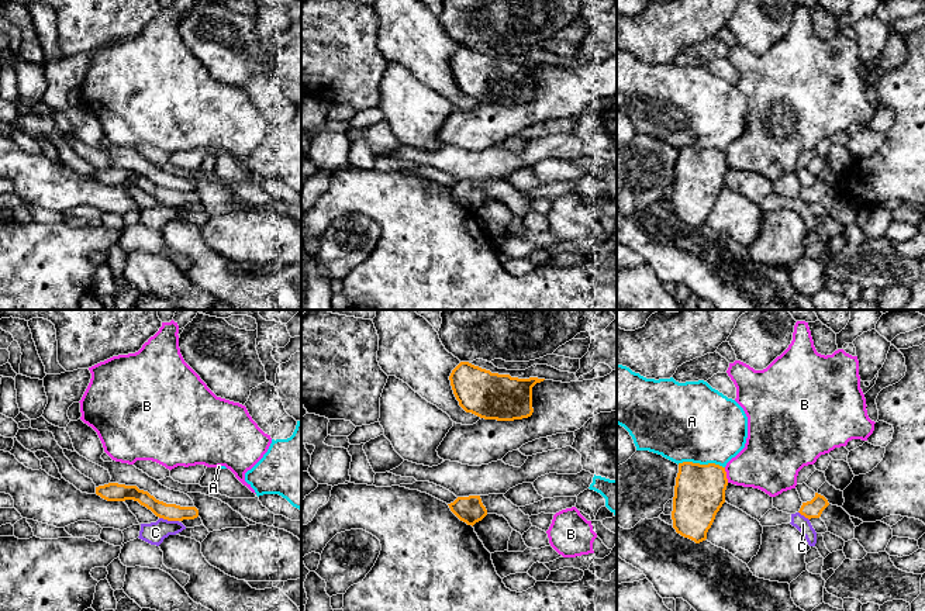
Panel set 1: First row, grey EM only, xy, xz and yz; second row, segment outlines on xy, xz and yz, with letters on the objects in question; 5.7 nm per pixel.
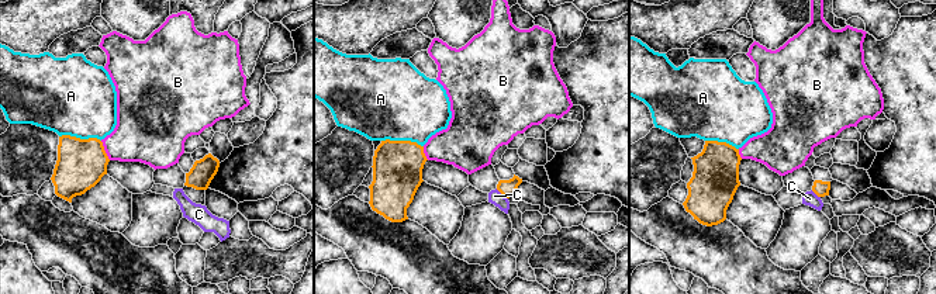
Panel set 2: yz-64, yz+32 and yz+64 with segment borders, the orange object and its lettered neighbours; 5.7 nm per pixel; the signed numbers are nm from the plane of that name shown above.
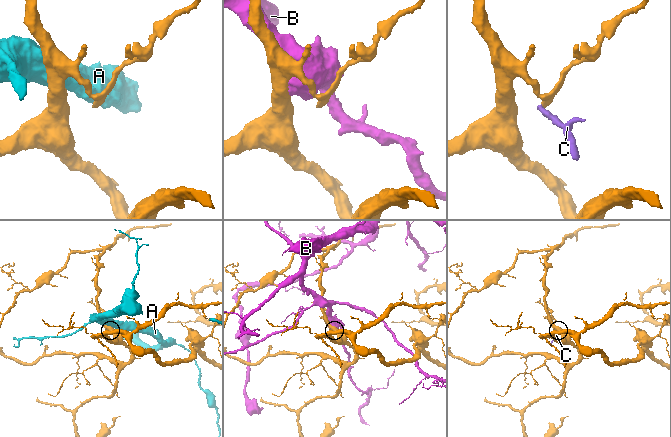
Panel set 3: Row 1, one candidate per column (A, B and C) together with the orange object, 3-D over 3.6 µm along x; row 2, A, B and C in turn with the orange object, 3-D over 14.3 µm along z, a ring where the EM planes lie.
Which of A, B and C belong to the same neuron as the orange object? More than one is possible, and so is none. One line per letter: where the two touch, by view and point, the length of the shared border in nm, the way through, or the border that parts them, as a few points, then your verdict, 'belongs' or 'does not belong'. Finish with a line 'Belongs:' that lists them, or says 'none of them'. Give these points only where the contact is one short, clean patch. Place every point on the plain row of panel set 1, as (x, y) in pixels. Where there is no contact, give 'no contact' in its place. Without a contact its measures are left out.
A: contact yz (701, 149); length 280 nm; does not belong
B: contact yz (725, 159); length 90 nm; does not belong
C: contact xy (169, 204); length 110 nm; border xy (159, 202), (168, 206), (178, 206); does not belong
Belongs: none of them

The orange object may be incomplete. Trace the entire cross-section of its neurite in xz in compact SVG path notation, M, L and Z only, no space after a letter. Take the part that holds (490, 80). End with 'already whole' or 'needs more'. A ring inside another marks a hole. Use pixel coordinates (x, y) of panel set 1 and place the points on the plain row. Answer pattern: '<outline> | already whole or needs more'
M460 46L449 65L466 97L484 104L514 106L532 100L532 72L545 63L518 63Z | already whole

